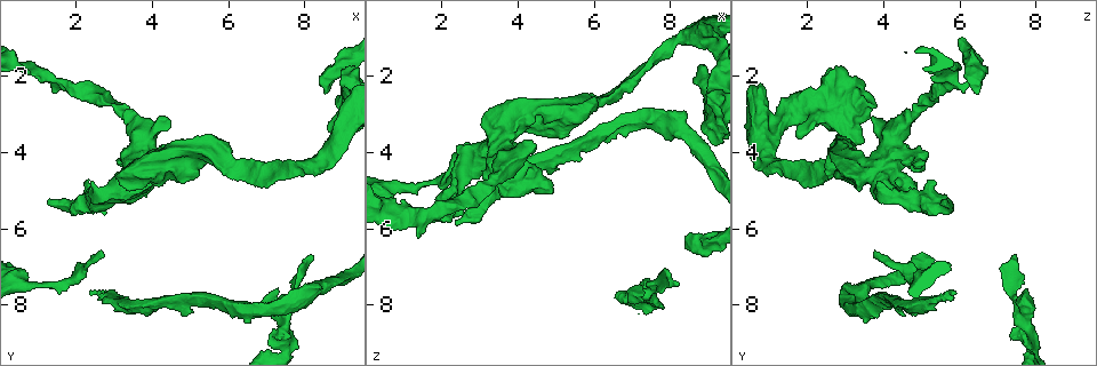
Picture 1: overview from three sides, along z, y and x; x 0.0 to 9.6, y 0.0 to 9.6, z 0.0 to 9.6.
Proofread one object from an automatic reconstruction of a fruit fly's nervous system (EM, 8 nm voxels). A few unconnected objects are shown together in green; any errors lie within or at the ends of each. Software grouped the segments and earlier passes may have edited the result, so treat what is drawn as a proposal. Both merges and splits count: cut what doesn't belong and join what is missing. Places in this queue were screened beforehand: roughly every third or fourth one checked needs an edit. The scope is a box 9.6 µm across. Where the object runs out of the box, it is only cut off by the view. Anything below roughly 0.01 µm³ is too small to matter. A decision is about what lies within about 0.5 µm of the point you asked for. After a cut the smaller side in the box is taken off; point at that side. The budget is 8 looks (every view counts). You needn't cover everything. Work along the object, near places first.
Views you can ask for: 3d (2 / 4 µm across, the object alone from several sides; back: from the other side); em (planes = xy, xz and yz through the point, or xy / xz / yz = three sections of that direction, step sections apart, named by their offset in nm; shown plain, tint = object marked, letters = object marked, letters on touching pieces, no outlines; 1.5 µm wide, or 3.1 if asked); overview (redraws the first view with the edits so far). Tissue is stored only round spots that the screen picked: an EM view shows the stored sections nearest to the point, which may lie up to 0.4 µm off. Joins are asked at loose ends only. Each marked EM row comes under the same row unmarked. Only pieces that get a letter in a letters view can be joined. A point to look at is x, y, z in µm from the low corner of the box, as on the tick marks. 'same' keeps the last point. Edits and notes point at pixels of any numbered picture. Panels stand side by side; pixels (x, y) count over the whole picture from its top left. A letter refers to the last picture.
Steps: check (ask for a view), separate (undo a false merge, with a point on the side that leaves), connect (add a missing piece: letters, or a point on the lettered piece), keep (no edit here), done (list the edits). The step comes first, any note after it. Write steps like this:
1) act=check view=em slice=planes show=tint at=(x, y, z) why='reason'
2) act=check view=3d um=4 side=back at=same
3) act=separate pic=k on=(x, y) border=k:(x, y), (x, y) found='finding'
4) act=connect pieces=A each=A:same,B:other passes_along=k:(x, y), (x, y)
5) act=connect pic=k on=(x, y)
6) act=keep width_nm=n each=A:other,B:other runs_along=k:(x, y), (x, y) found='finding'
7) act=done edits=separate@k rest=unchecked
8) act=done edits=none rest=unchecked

act=check view=3d um=4 side=back at=(2.70, 6.65, 3.75) why='thin end'

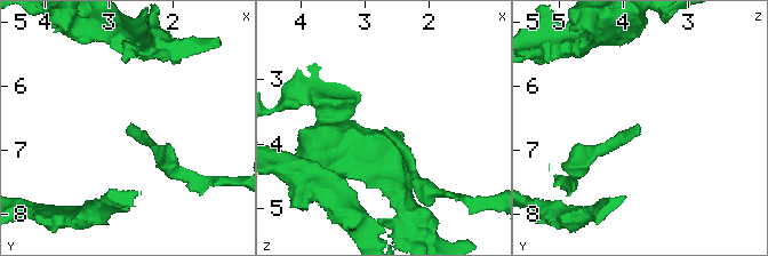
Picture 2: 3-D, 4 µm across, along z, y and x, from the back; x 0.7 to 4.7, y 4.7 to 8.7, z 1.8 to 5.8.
act=check view=em slice=xz step=8 show=tint at=(2.65, 6.65, 3.75) why='shape alone is not enough'

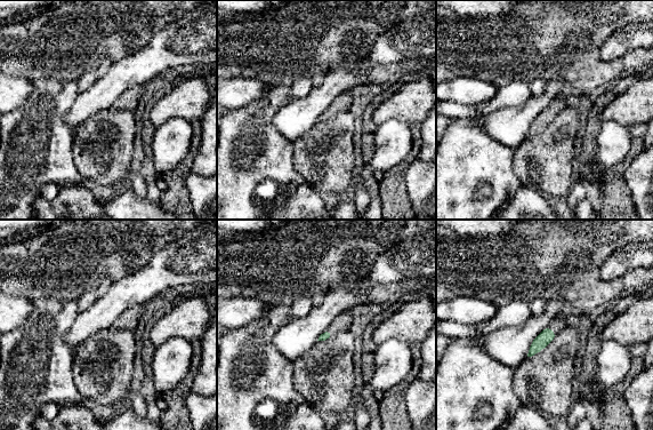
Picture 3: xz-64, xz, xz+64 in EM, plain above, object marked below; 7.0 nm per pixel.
act=check view=em slice=planes show=letters at=same

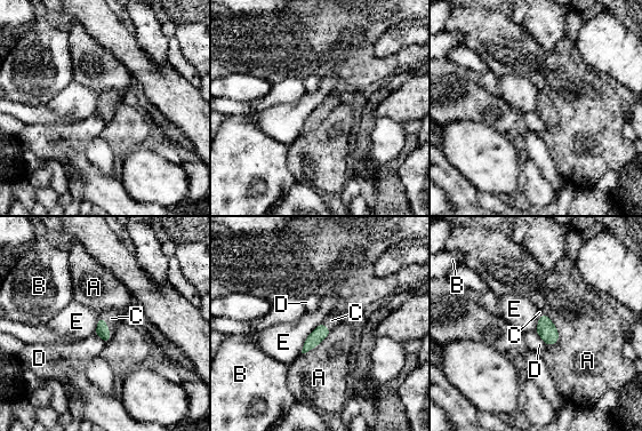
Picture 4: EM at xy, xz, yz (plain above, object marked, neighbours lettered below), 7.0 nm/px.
act=connect pieces=C each=A:other,B:other,C:same,D:other,E:other passes_along=4:(102, 330), (107, 328), (111, 318) found='the neuron continues'

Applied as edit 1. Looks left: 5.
act=check view=3d um=4 at=(2.35, 7.70, 5.90) why='an open end'

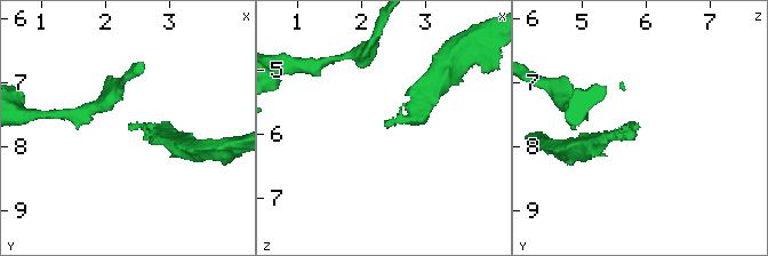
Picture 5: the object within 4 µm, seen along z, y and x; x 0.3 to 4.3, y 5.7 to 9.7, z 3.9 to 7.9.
act=check view=em slice=xy step=4 show=letters at=(2.40, 7.70, 5.90) why='now the EM'

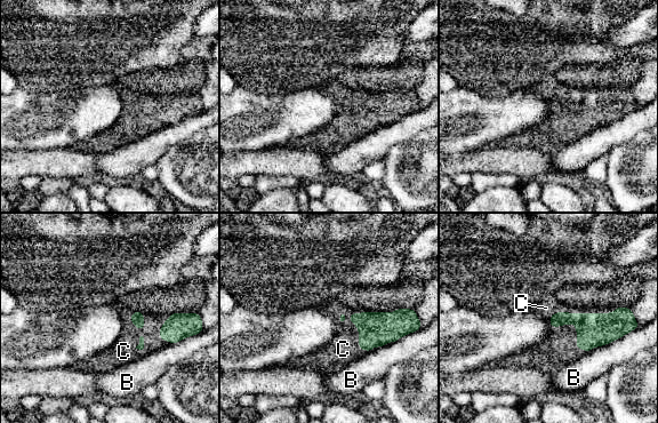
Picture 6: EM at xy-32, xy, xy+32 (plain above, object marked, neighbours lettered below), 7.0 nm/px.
act=check view=em slice=planes show=letters at=same

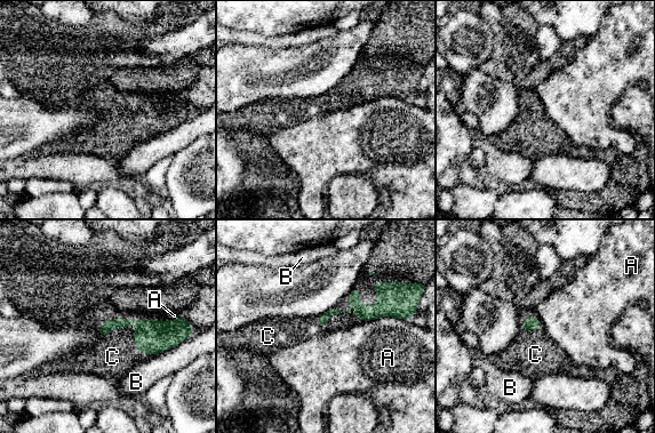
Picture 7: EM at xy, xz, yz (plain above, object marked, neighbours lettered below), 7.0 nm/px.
act=connect pieces=C longest_contact=C:440nm each=A:other,B:other,C:same passes_along=7:(151, 336), (136, 327), (116, 355) found='it goes on there'

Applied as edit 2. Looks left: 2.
act=check view=overview

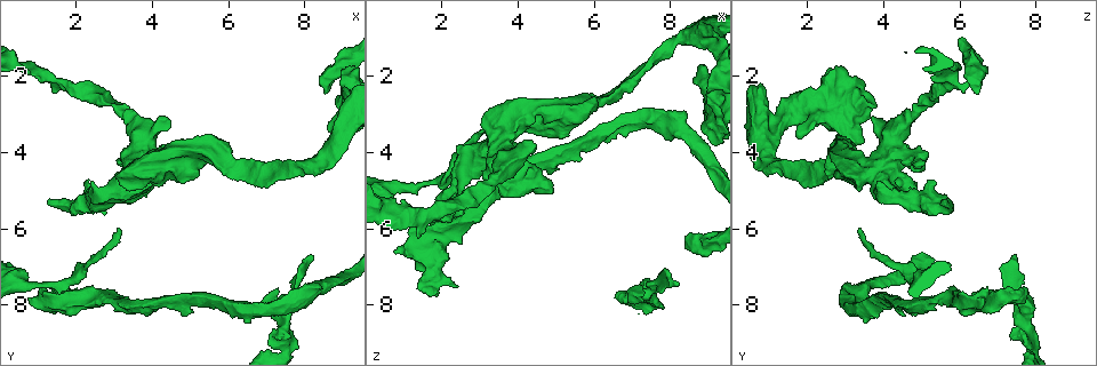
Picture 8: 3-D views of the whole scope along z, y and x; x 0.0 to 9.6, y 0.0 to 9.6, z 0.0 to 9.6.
act=check view=em slice=planes show=letters at=(8.25, 6.70, 7.40)

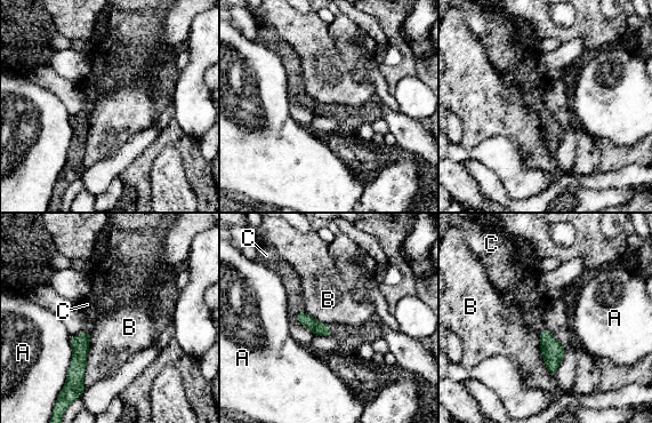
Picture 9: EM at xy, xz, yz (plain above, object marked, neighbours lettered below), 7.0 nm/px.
act=connect pieces=C width_nm=100 each=A:other,B:other,C:same passes_along=9:(318, 328), (298, 312), (291, 281) found='it goes on there'

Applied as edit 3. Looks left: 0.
act=done edits=connect@4,connect@7,connect@9 rest=unchecked

